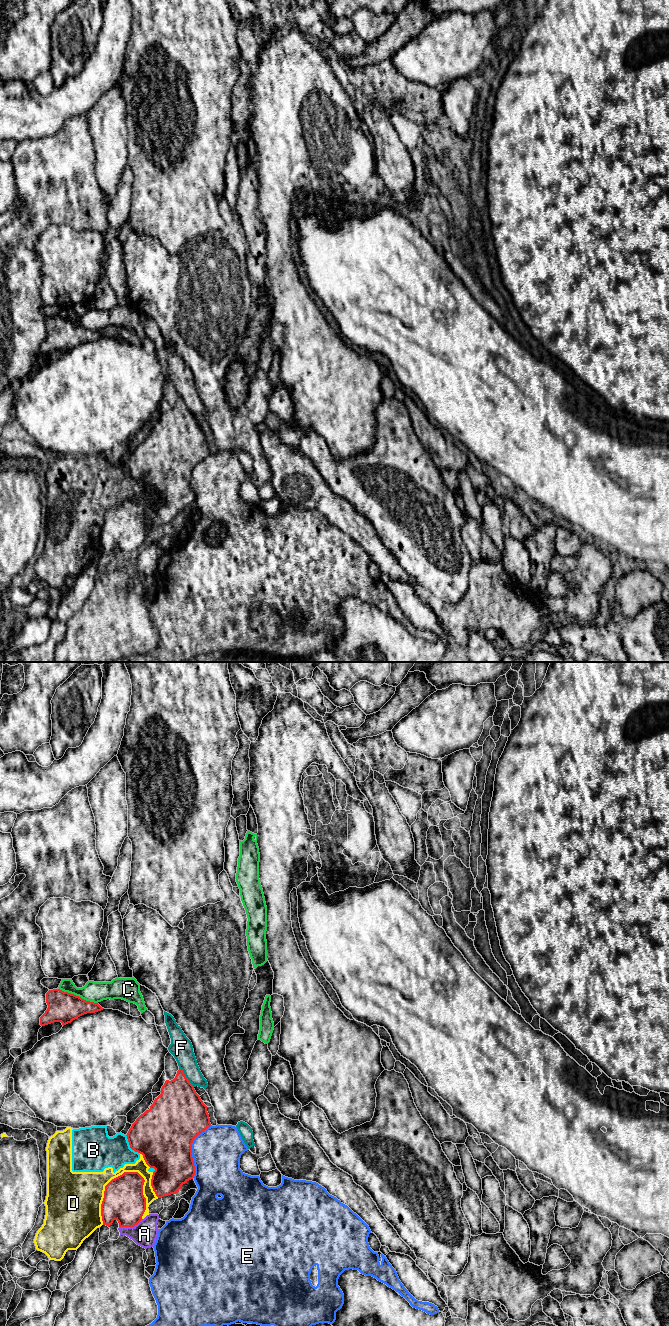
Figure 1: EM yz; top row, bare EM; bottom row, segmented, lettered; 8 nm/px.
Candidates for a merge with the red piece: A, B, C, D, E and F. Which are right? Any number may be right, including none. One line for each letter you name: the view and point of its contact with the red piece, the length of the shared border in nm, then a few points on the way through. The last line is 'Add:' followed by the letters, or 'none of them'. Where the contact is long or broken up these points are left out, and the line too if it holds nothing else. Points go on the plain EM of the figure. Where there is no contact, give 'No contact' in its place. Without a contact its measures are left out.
Add: none of them

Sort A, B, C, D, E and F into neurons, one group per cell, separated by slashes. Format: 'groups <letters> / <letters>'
groups A / B C D / E / F

